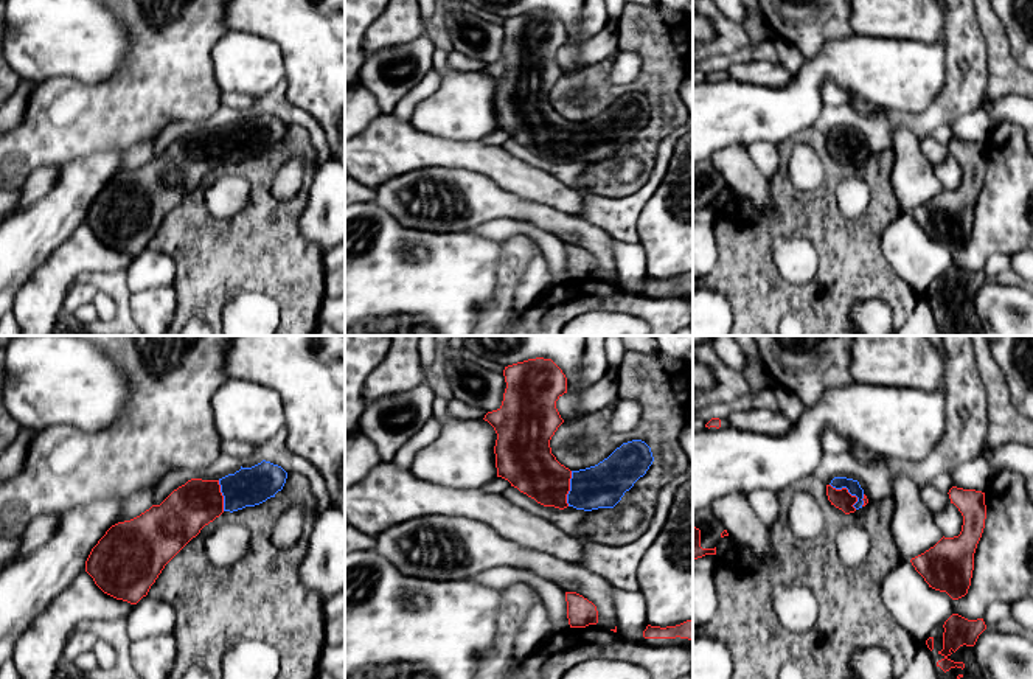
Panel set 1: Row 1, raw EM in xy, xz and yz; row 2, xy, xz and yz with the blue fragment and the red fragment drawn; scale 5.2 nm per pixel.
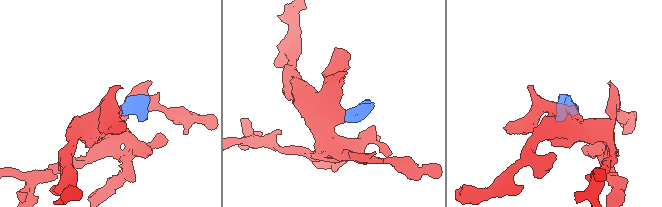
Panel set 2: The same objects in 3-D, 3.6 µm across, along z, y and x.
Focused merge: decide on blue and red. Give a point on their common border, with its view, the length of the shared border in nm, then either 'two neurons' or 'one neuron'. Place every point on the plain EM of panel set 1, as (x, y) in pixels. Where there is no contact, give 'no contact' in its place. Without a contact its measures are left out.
yz (848, 143) | 190 nm | one neuron

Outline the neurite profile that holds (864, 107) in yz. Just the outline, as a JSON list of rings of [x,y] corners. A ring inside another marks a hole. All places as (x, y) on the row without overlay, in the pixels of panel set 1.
[[[847,90],[848,95],[851,96],[850,99],[850,106],[857,110],[861,115],[871,115],[871,113],[876,113],[878,110],[881,110],[881,107],[876,107],[873,106],[871,103],[862,99],[862,98],[857,98],[856,95],[853,95],[850,90]]]

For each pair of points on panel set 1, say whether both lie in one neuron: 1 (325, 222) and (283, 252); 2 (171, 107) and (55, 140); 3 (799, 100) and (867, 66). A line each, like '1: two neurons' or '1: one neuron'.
1: two neurons
2: one neuron
3: one neuron

